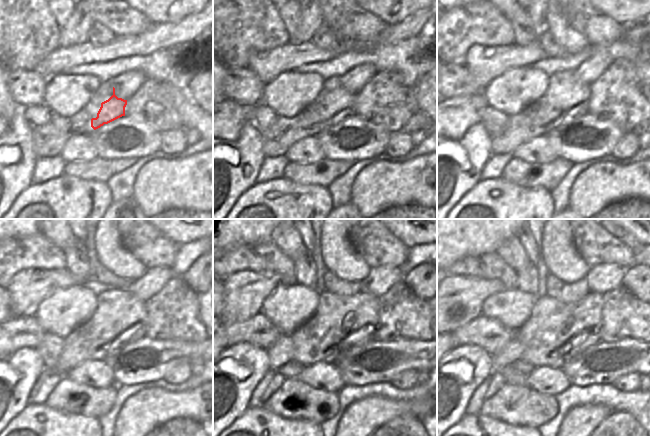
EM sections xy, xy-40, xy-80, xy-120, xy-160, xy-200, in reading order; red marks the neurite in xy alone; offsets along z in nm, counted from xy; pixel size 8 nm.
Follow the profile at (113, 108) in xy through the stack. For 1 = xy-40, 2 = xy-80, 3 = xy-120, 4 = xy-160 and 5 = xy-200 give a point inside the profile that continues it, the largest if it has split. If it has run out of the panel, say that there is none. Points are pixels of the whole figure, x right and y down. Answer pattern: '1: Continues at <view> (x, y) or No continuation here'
1: Continues at xy-40 (340, 107)
2: Continues at xy-80 (567, 105)
3: Continues at xy-120 (119, 331)
4: Continues at xy-160 (344, 333)
5: Continues at xy-200 (568, 337)

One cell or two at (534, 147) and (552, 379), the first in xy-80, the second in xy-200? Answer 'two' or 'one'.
one

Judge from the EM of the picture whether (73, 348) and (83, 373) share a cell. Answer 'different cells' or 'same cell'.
different cells

